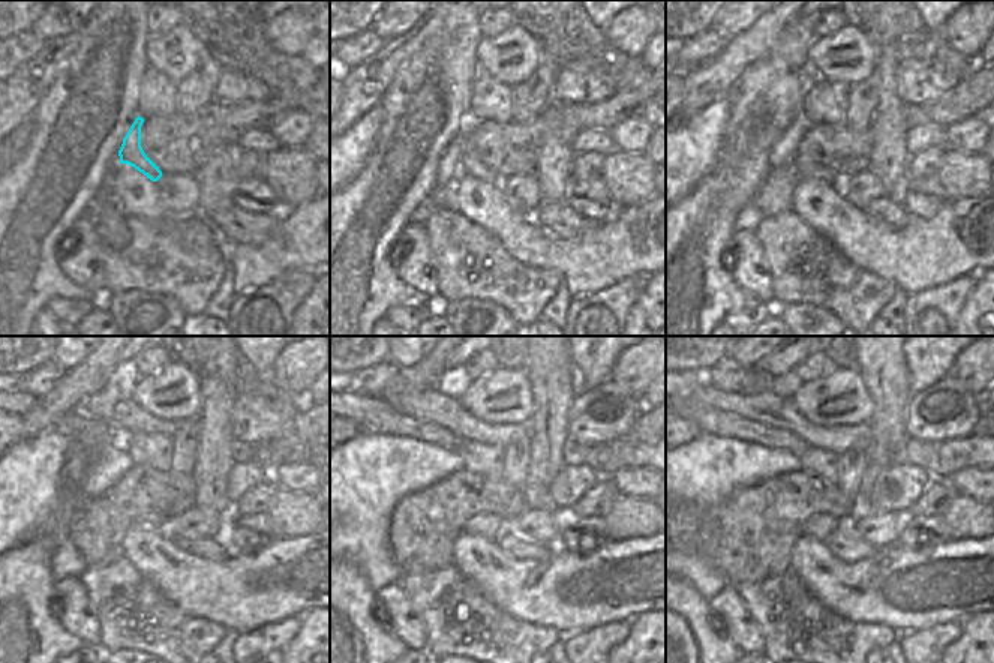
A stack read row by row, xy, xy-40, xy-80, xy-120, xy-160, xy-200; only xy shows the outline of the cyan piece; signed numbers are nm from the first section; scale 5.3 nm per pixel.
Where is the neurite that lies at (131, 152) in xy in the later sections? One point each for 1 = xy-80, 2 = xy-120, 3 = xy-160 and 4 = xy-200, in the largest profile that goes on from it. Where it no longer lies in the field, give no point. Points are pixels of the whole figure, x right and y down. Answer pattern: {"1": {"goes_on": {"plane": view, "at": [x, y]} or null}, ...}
{"1": {"goes_on": {"plane": "xy-80", "at": [828, 176]}}, "2": {"goes_on": {"plane": "xy-120", "at": [149, 521]}}, "3": {"goes_on": {"plane": "xy-160", "at": [486, 525]}}, "4": {"goes_on": {"plane": "xy-200", "at": [819, 527]}}}

